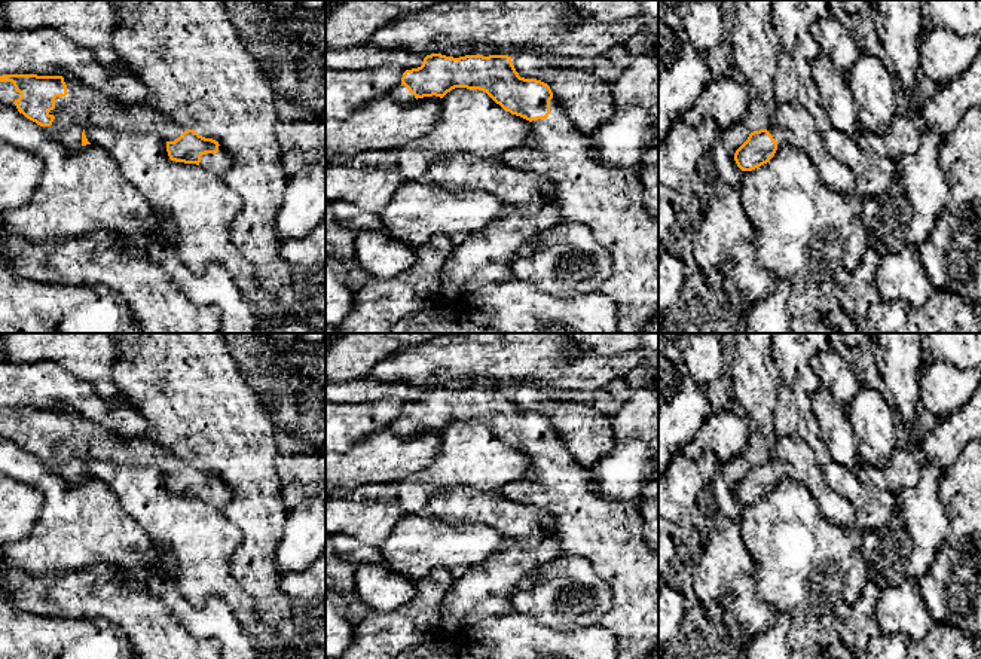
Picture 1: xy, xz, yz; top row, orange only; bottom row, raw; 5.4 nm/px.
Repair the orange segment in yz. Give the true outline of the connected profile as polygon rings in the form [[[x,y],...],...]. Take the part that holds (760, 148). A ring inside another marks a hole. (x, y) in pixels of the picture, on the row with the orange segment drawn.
[[[797,103],[777,104],[770,126],[751,132],[736,150],[734,161],[742,171],[752,171],[767,164],[779,144],[804,150],[829,189],[855,195],[855,176],[828,153],[816,119]]]

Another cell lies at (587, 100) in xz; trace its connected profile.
[[[525,51],[511,58],[520,77],[547,83],[572,126],[590,135],[614,115],[611,85],[580,68],[550,64],[543,54]]]

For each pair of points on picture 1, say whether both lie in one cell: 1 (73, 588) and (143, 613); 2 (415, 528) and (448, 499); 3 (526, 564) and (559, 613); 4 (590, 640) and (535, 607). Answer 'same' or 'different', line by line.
1: same
2: different
3: different
4: different

